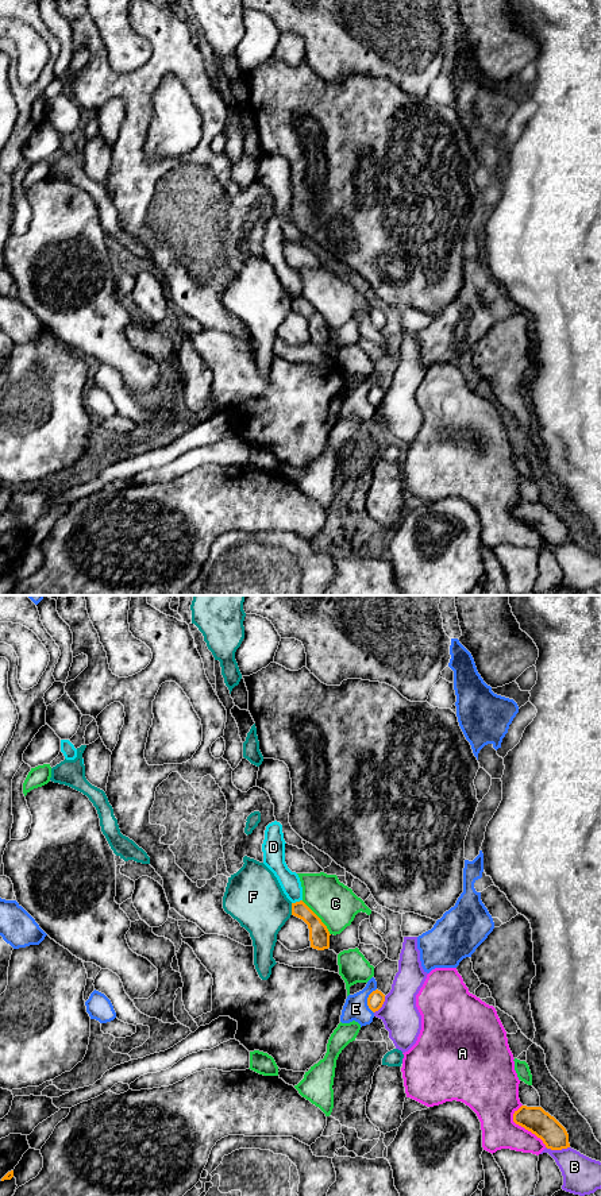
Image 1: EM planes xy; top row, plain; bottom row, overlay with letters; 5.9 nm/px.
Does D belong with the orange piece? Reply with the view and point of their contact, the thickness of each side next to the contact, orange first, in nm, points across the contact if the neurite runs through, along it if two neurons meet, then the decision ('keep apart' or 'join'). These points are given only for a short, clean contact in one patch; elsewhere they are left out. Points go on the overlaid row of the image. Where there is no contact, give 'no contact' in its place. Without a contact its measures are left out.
meets orange in xy at (296, 902); 130 nm thick on the orange side, 120 nm on the other; border along xy (301, 899), (292, 903); keep apart

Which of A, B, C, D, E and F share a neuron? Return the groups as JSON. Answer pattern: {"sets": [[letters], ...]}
{"sets": [["A"], ["B"], ["C"], ["D"], ["E"], ["F"]]}

